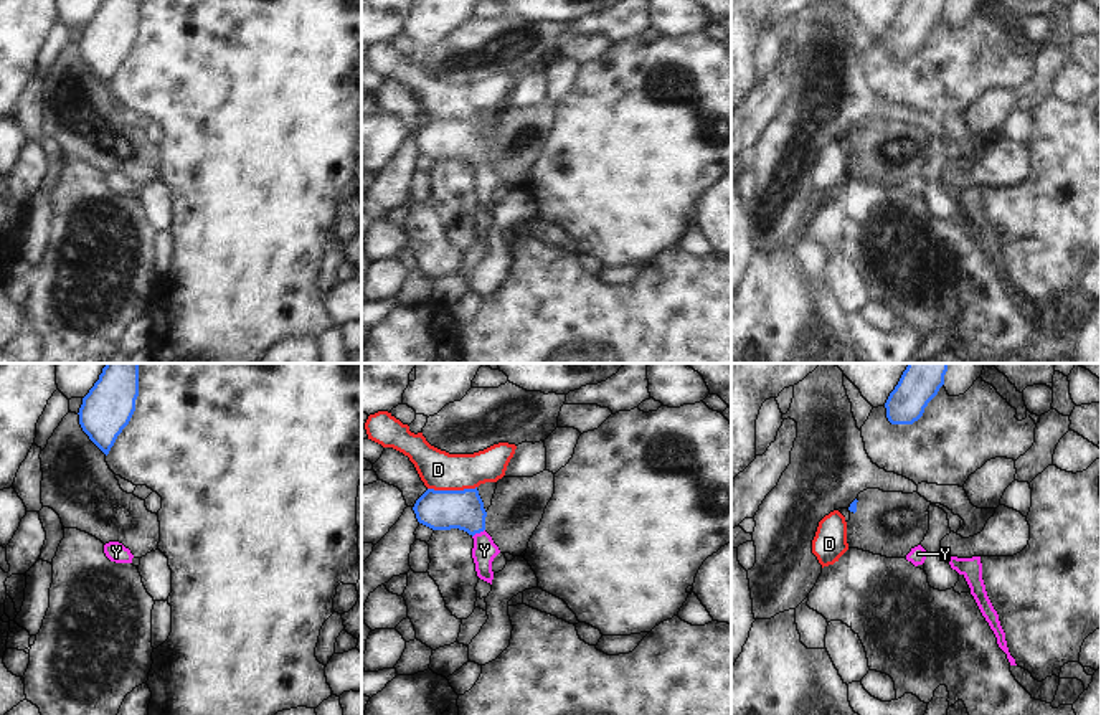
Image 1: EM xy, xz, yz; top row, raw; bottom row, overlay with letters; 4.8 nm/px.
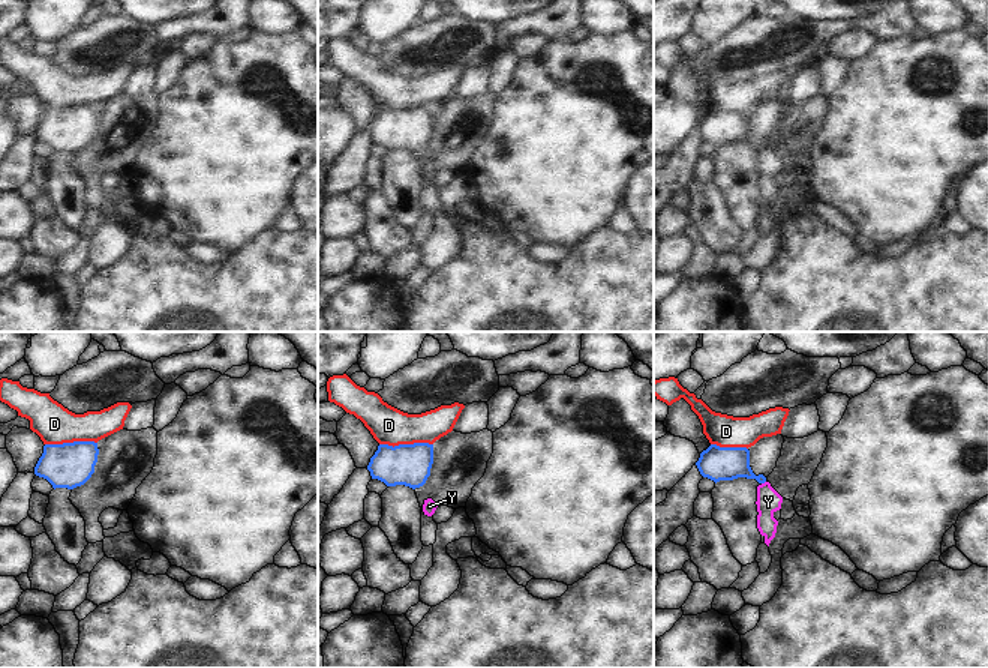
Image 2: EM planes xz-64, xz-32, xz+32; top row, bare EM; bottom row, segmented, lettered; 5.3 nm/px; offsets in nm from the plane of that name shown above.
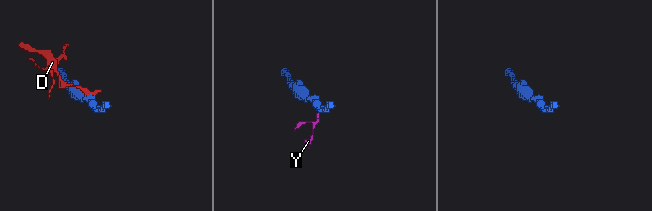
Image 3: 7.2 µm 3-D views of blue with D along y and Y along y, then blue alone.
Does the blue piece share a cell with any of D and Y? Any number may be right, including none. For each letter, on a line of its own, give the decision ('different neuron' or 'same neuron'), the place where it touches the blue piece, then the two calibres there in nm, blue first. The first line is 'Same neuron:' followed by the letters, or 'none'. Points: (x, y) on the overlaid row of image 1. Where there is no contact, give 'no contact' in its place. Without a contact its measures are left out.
Same neuron: Y
D: different neuron; contact xz (451, 491); calibres 190 and 190 nm
Y: same neuron; contact xz (477, 532); calibres 190 and 120 nm

